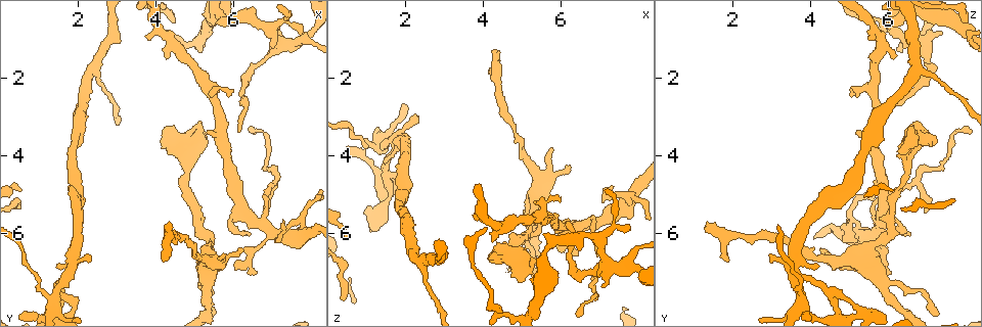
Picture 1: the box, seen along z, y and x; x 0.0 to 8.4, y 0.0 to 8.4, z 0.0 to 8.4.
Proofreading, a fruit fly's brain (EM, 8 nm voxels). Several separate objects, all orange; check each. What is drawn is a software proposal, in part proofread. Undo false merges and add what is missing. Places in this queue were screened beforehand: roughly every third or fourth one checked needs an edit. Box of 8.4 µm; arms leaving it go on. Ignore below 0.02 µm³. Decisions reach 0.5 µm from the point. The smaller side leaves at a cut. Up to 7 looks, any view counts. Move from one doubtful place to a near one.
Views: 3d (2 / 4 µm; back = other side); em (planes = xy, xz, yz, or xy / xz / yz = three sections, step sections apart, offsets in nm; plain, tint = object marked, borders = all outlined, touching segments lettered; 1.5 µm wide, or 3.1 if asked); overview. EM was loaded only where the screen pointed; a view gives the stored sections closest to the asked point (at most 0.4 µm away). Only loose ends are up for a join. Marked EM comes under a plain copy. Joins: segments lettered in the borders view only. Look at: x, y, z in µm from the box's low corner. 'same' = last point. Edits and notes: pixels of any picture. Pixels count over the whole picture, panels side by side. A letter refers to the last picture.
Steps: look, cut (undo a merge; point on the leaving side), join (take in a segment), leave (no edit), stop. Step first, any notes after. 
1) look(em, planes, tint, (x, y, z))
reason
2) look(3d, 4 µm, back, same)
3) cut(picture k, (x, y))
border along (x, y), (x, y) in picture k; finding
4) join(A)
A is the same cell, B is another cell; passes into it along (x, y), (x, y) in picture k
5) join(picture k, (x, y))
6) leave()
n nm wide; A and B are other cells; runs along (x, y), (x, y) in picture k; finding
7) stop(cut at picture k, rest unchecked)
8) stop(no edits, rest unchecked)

look(em, yz, step 8, tint, (4.90, 3.60, 7.25))
an open end

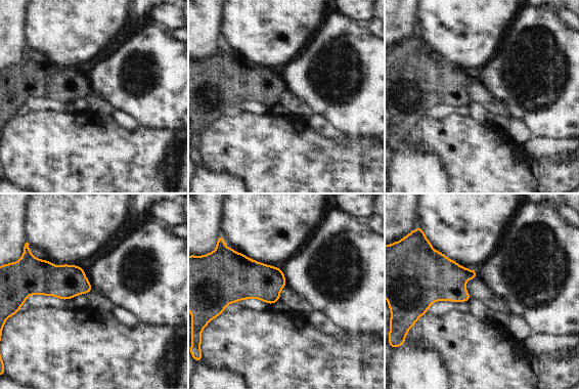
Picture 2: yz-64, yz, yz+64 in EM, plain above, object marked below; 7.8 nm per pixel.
look(em, planes, borders, same)
cut it another way

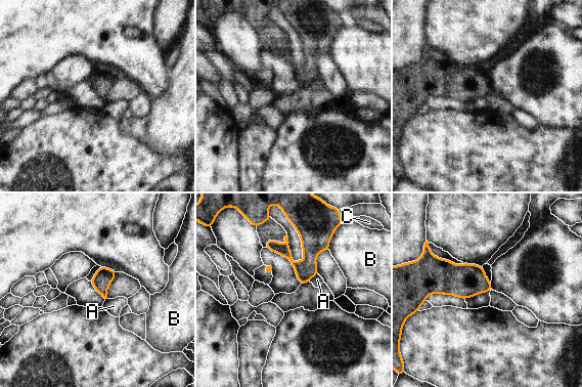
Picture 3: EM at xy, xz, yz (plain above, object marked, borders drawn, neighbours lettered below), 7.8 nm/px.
leave()
B touches over 120 nm; A, B and C are other cells; border along (317, 273), (308, 281) in picture 3; no lettered segment goes on from it

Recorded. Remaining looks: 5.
look(3d, 2 µm, (7.00, 0.80, 7.35))

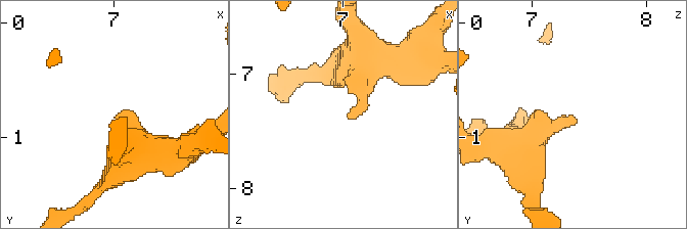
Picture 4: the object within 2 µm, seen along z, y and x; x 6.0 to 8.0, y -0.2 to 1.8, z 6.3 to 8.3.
look(em, planes, borders, (7.04, 0.86, 7.36))
shape alone is not enough

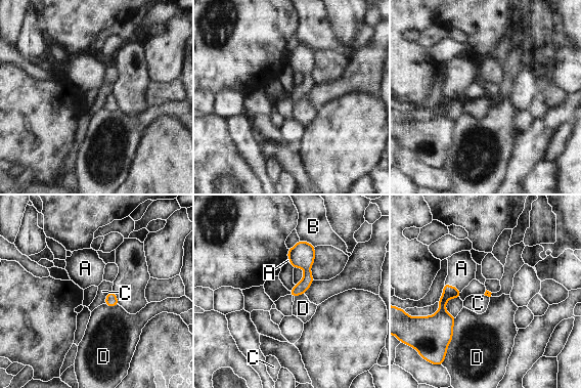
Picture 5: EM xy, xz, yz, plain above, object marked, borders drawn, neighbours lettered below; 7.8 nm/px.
join(A)
A is the same cell, B, C and D are other cells; passes into it along (449, 292), (452, 286), (461, 268) in picture 5; the neuron continues

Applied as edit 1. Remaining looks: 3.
look(3d, 2 µm, (5.90, 2.40, 5.00))
an open end

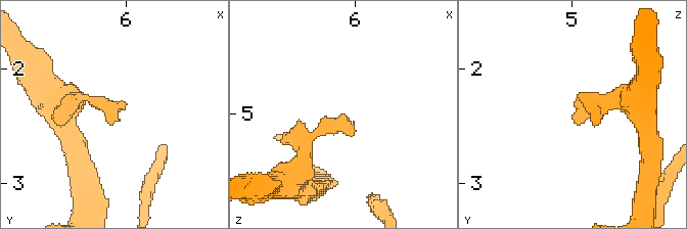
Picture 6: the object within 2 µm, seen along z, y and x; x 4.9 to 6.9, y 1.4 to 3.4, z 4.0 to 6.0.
look(em, xy, step 4, tint, (5.92, 2.46, 5.02))
now the EM

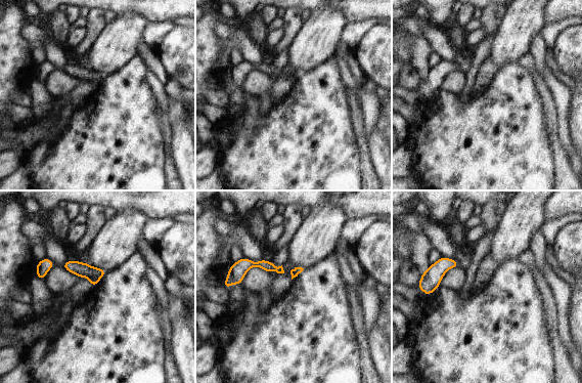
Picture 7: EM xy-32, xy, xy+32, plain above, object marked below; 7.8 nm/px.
look(em, planes, borders, same)

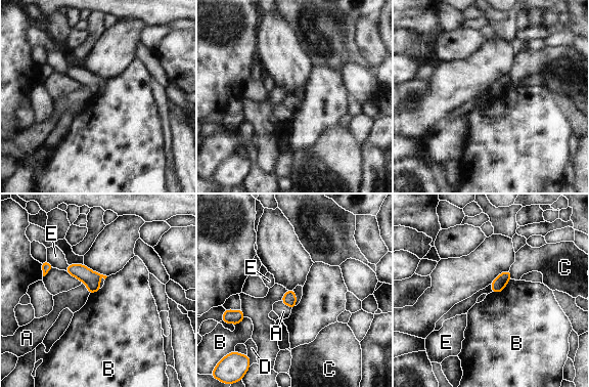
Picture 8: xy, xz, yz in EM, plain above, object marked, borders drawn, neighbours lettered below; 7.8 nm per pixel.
leave()
110 nm wide; A, B, C, D and E are other cells; border along (510, 278), (501, 291), (491, 293) in picture 8; none of them fits

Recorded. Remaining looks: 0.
stop(join at picture 5, rest unchecked)

